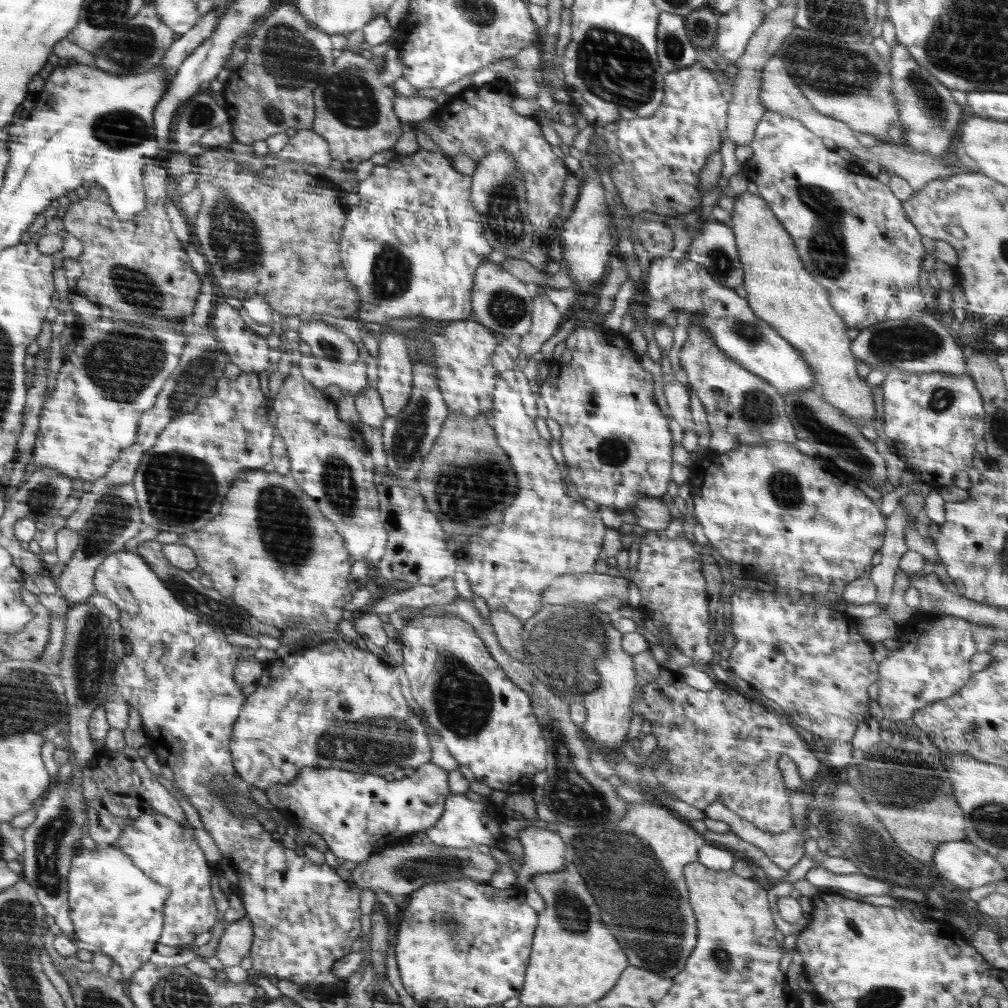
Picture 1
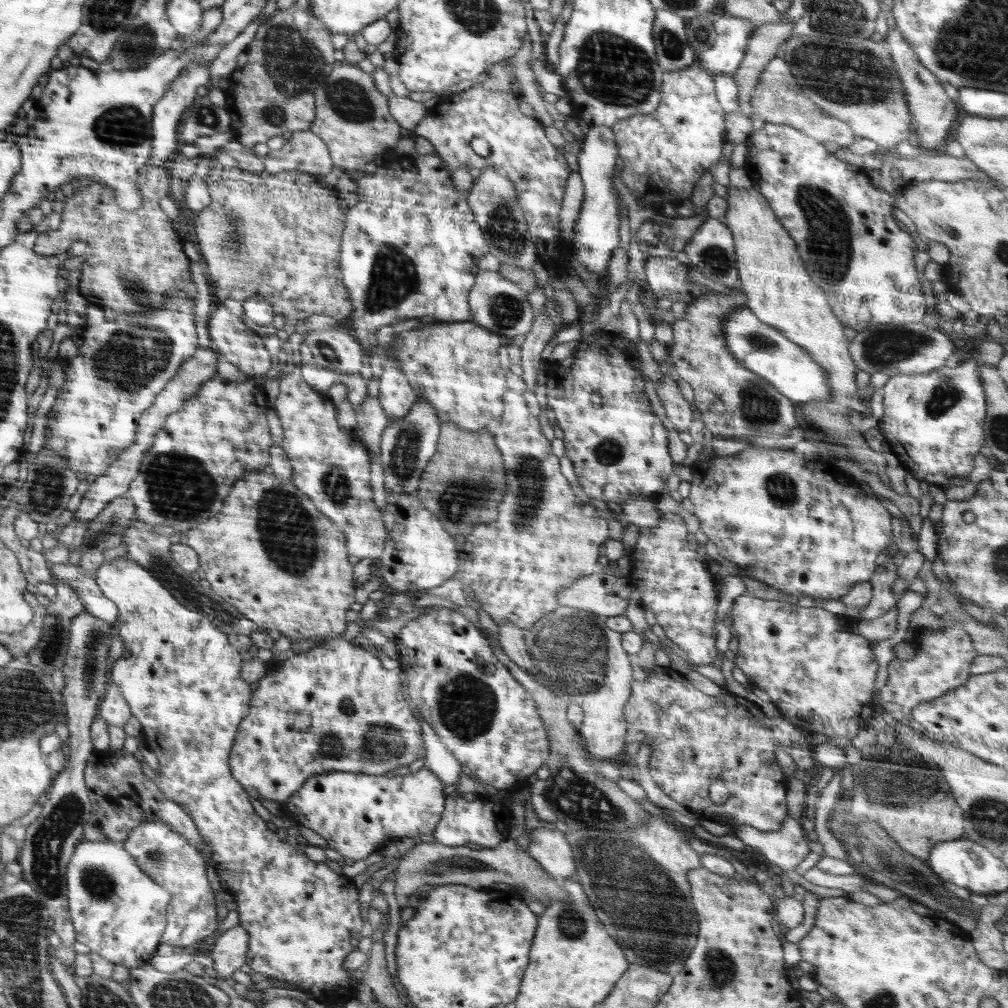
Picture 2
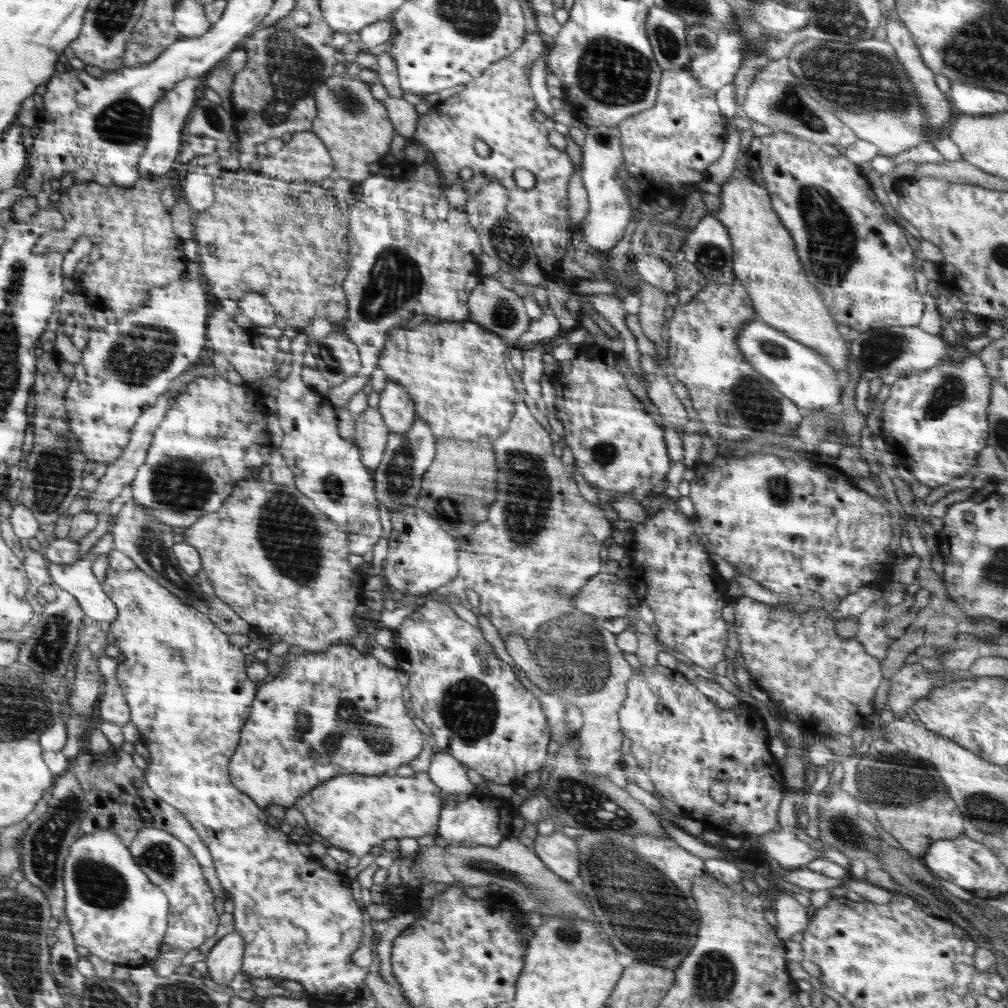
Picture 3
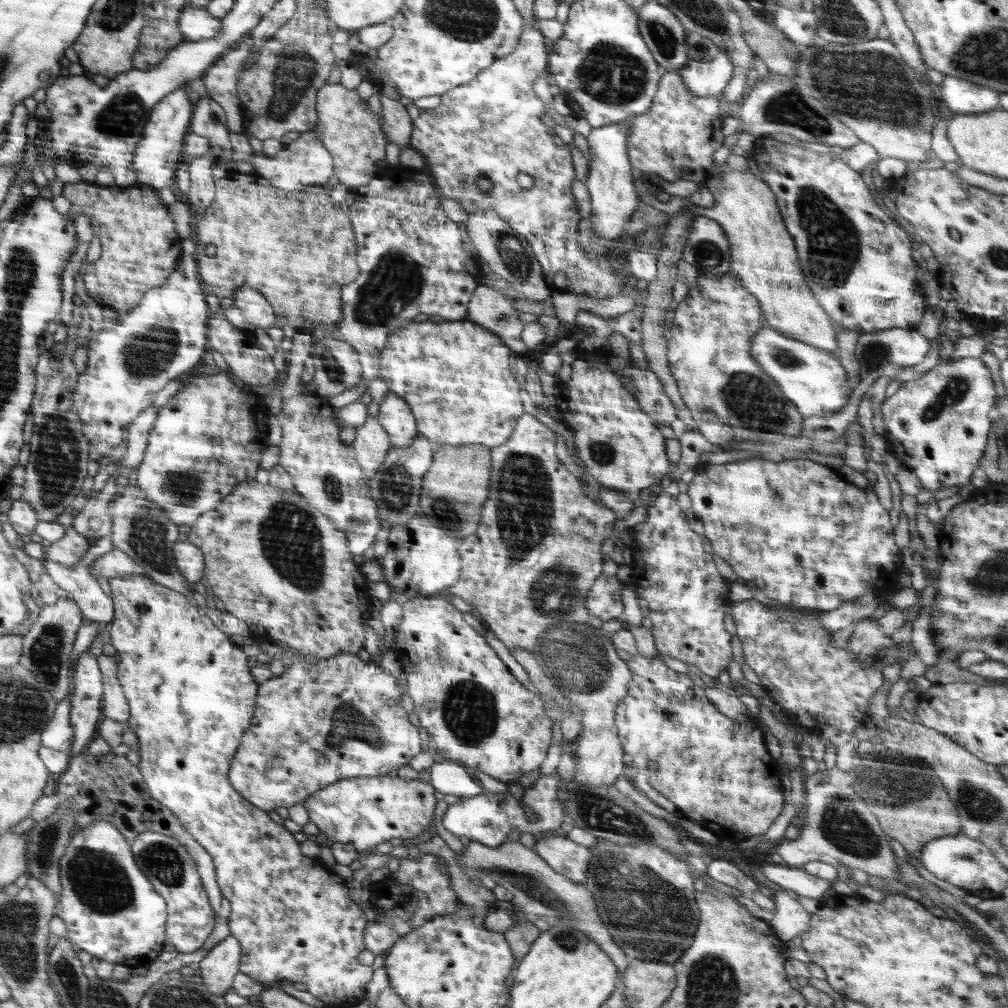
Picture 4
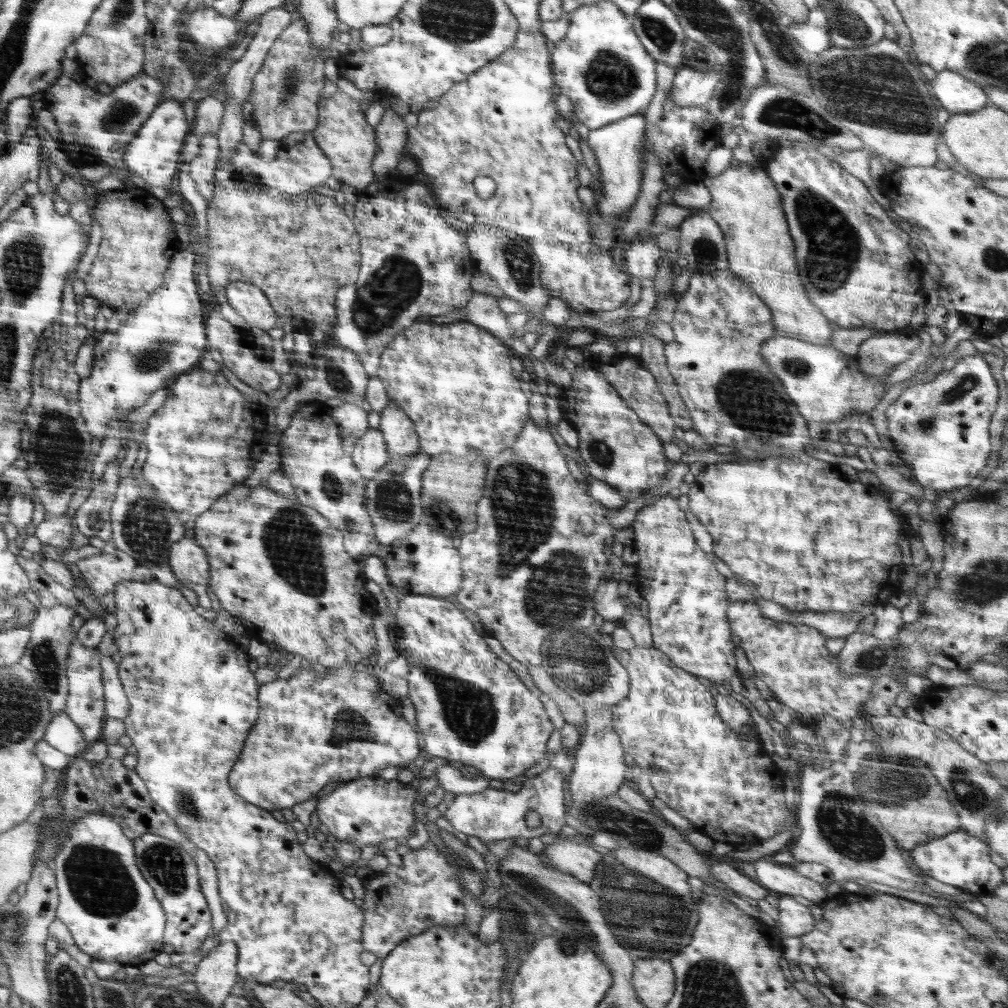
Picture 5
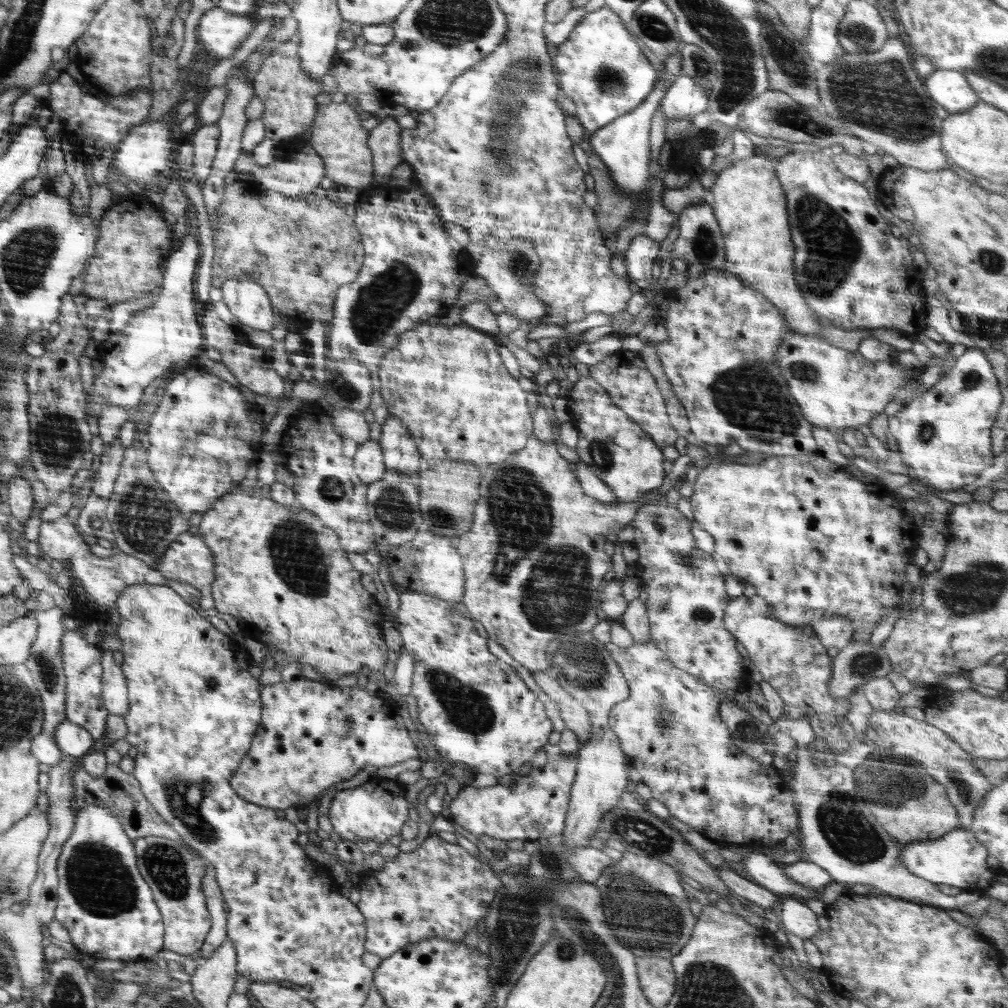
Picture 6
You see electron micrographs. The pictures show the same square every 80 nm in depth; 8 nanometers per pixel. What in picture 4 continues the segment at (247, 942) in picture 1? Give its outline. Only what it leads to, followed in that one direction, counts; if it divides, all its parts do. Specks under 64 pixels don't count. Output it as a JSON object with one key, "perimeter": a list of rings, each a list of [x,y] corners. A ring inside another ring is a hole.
{"perimeter":[[[231,935],[214,946],[199,964],[198,976],[210,994],[223,997],[232,987],[236,974],[240,973],[241,944]]]}

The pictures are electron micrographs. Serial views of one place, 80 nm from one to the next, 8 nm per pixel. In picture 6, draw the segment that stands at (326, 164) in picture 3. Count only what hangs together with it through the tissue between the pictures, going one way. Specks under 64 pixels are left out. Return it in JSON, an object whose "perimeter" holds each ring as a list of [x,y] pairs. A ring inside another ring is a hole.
{"perimeter":[[[279,147],[274,155],[274,160],[266,166],[260,166],[250,154],[243,154],[237,158],[234,170],[240,172],[241,175],[253,176],[255,180],[266,187],[268,190],[274,190],[280,194],[284,194],[290,198],[296,198],[300,194],[310,194],[316,192],[314,188],[318,188],[320,180],[324,178],[325,163],[319,154],[316,154],[312,148],[304,148],[304,152],[296,151],[295,153],[288,153],[282,147]]]}

